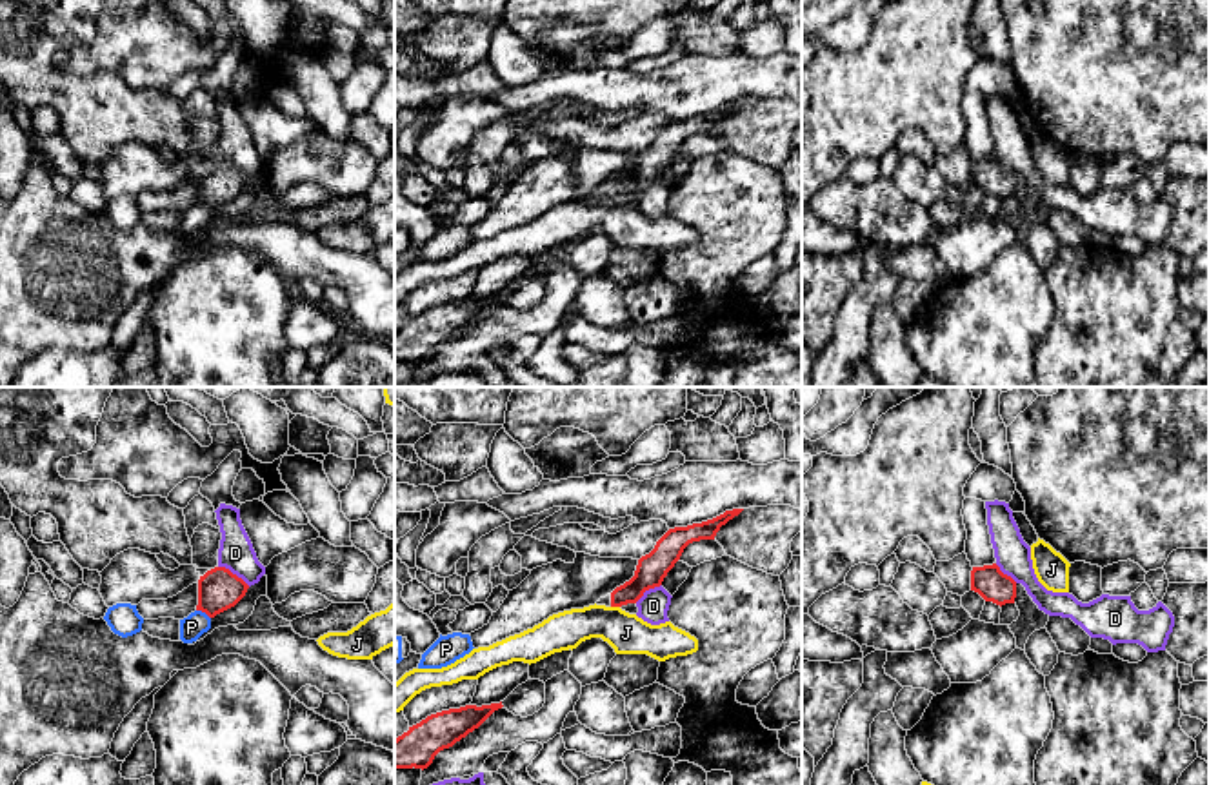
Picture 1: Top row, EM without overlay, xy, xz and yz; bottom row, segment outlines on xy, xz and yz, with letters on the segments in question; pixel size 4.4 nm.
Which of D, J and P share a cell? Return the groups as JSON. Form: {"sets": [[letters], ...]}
{"sets": [["D"], ["J"], ["P"]]}

